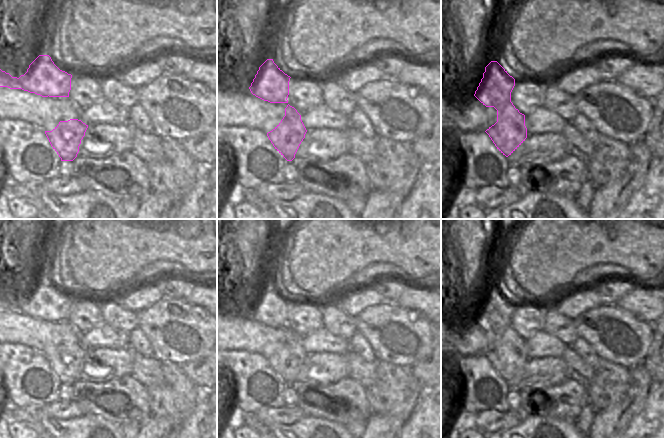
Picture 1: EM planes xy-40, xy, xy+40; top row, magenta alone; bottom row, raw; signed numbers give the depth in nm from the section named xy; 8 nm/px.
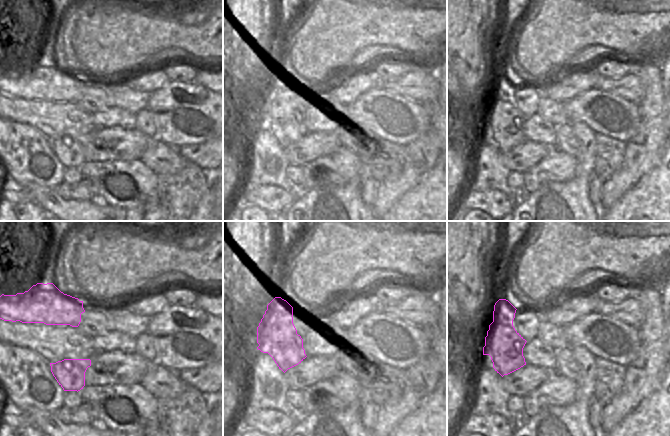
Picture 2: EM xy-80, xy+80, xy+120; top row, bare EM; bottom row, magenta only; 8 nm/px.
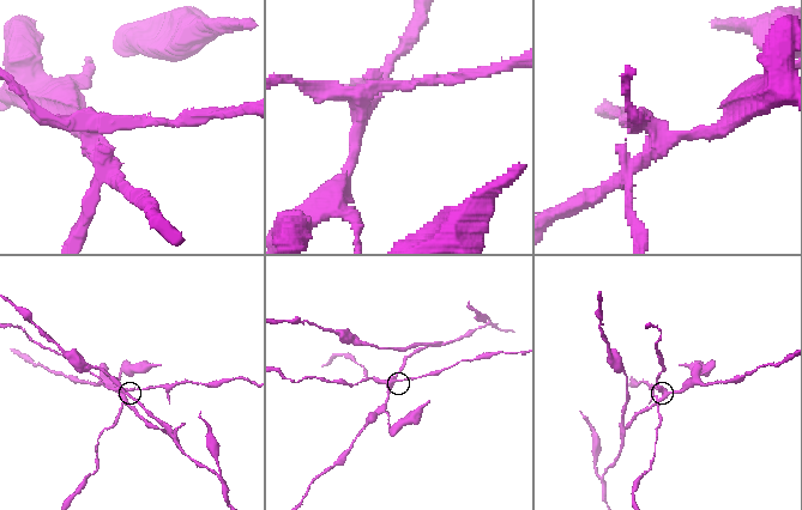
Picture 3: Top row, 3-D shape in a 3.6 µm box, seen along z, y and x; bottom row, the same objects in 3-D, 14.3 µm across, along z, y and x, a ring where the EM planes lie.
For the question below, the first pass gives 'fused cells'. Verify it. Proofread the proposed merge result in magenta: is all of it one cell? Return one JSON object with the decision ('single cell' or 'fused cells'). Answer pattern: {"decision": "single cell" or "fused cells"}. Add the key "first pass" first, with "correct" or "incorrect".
{"first pass": "correct", "decision": "fused cells"}

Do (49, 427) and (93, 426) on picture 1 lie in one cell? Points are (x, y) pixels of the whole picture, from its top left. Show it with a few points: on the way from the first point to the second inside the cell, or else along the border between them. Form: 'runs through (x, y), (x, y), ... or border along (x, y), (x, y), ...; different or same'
runs through (60, 426), (82, 426); same

